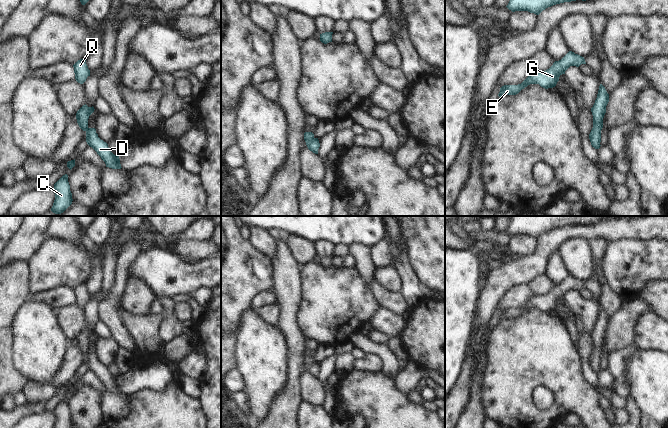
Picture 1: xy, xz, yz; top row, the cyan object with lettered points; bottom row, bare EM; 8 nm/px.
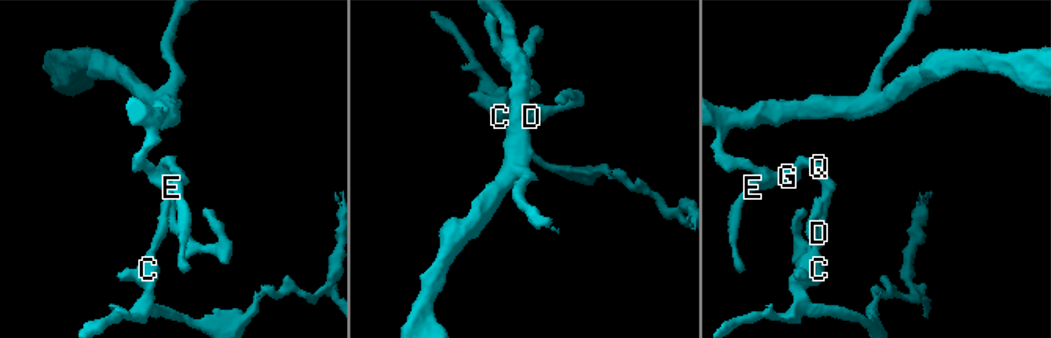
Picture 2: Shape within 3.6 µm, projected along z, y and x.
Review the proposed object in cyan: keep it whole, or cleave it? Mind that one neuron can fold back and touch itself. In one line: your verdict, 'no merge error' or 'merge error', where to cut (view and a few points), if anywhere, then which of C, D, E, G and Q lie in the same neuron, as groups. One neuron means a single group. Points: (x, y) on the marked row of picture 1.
merge error; cut in xz along (314, 138), (306, 144); C / D E G Q

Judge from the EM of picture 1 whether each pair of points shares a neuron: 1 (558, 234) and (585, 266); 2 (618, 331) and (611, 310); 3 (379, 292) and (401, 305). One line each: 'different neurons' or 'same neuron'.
1: different neurons
2: different neurons
3: same neuron

